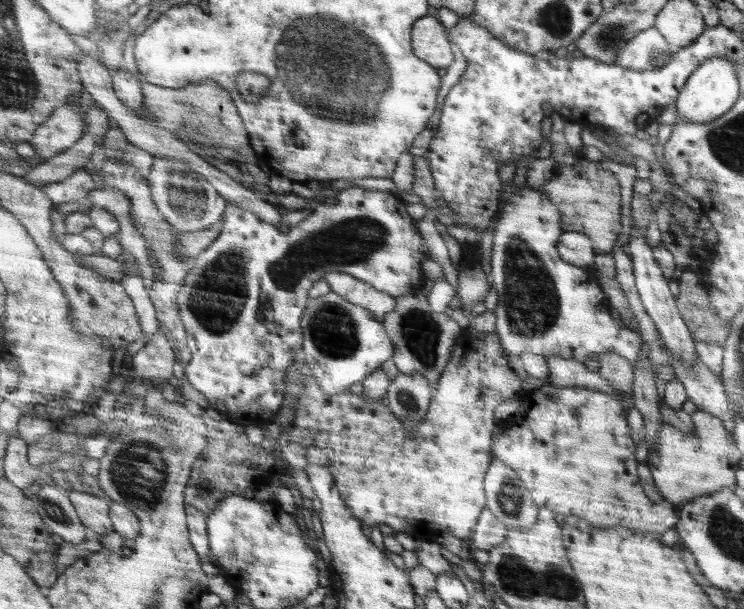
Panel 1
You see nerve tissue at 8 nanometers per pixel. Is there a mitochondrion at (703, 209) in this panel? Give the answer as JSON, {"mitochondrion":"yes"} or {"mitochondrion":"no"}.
{"mitochondrion":"no"}

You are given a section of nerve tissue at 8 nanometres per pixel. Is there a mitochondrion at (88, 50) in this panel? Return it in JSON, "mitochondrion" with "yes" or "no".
{"mitochondrion":"no"}

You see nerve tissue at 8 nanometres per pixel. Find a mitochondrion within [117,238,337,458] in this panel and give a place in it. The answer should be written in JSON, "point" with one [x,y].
{"point":[218,295]}

